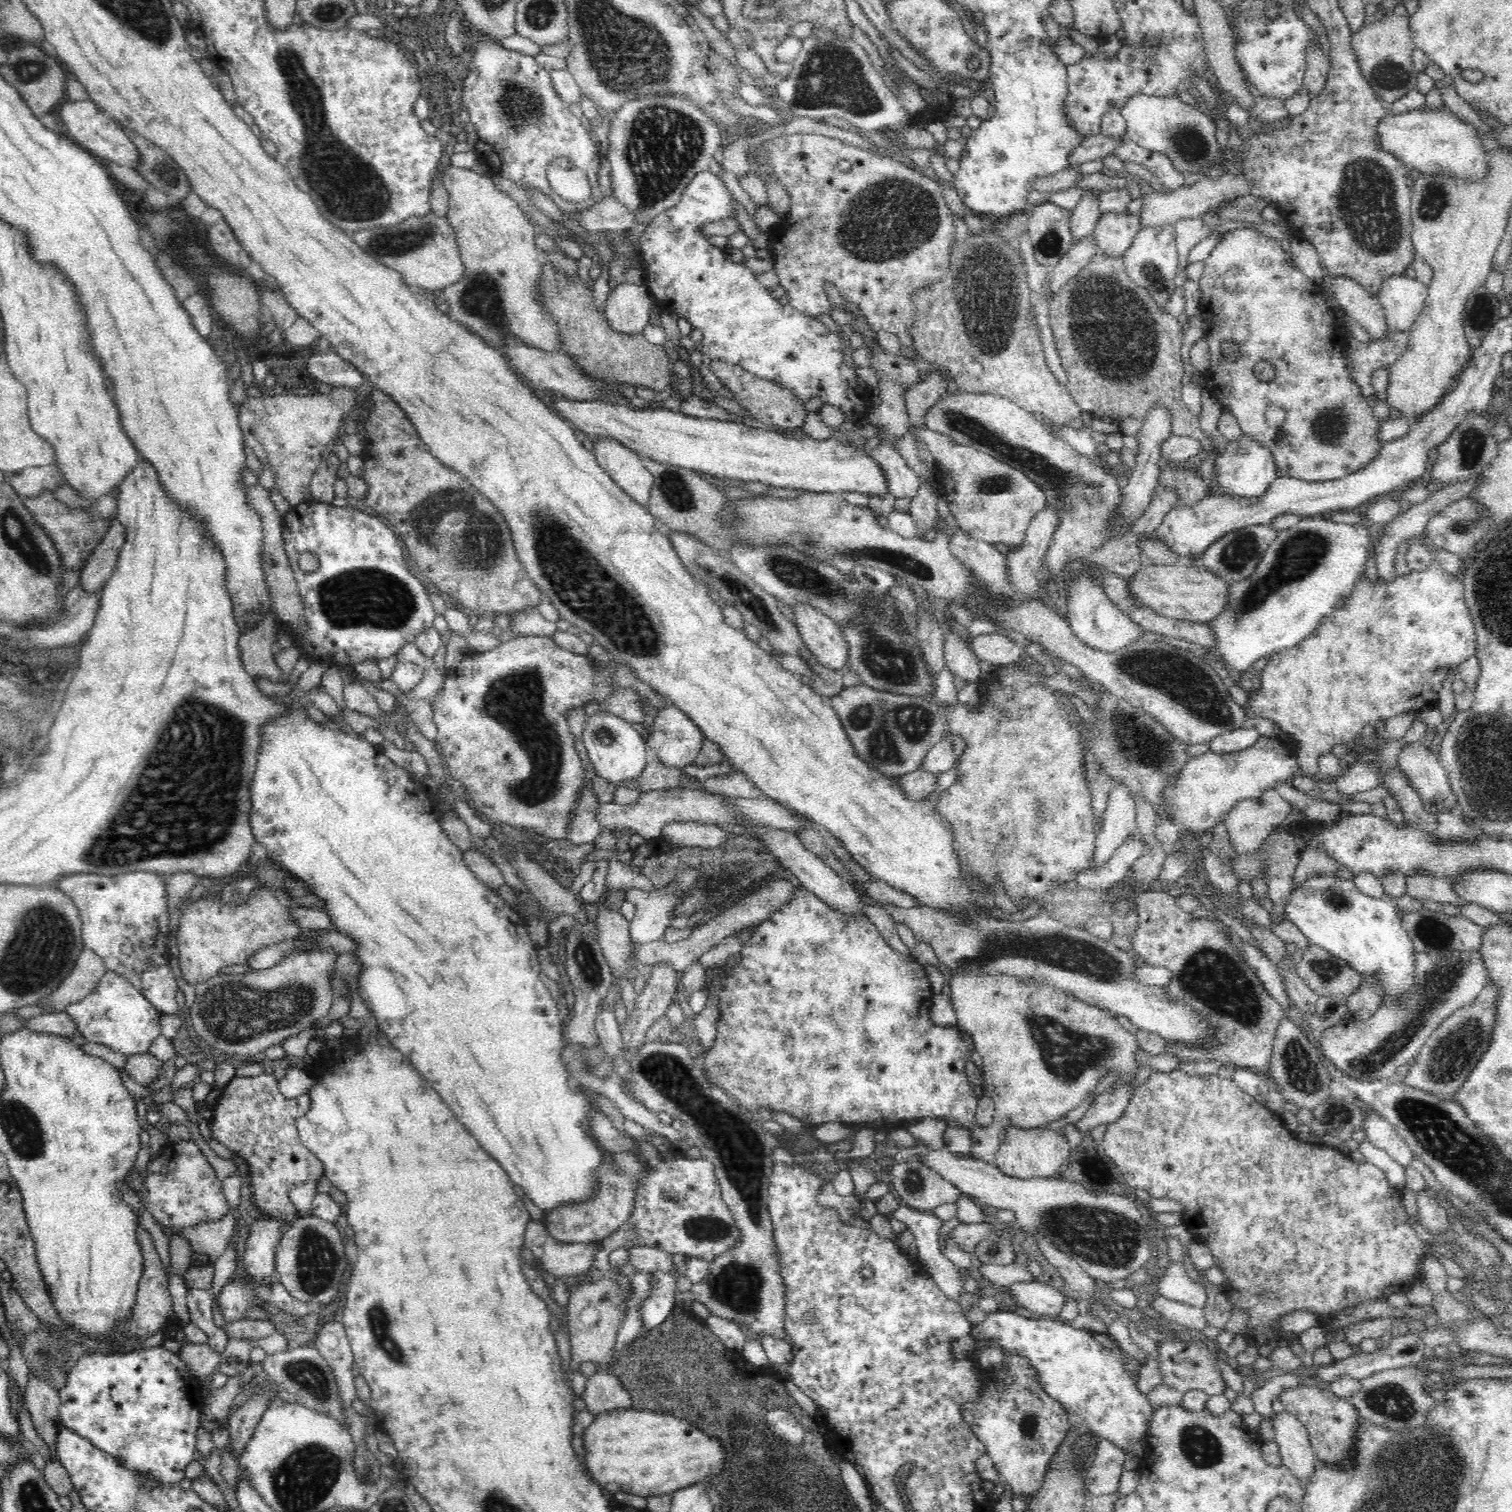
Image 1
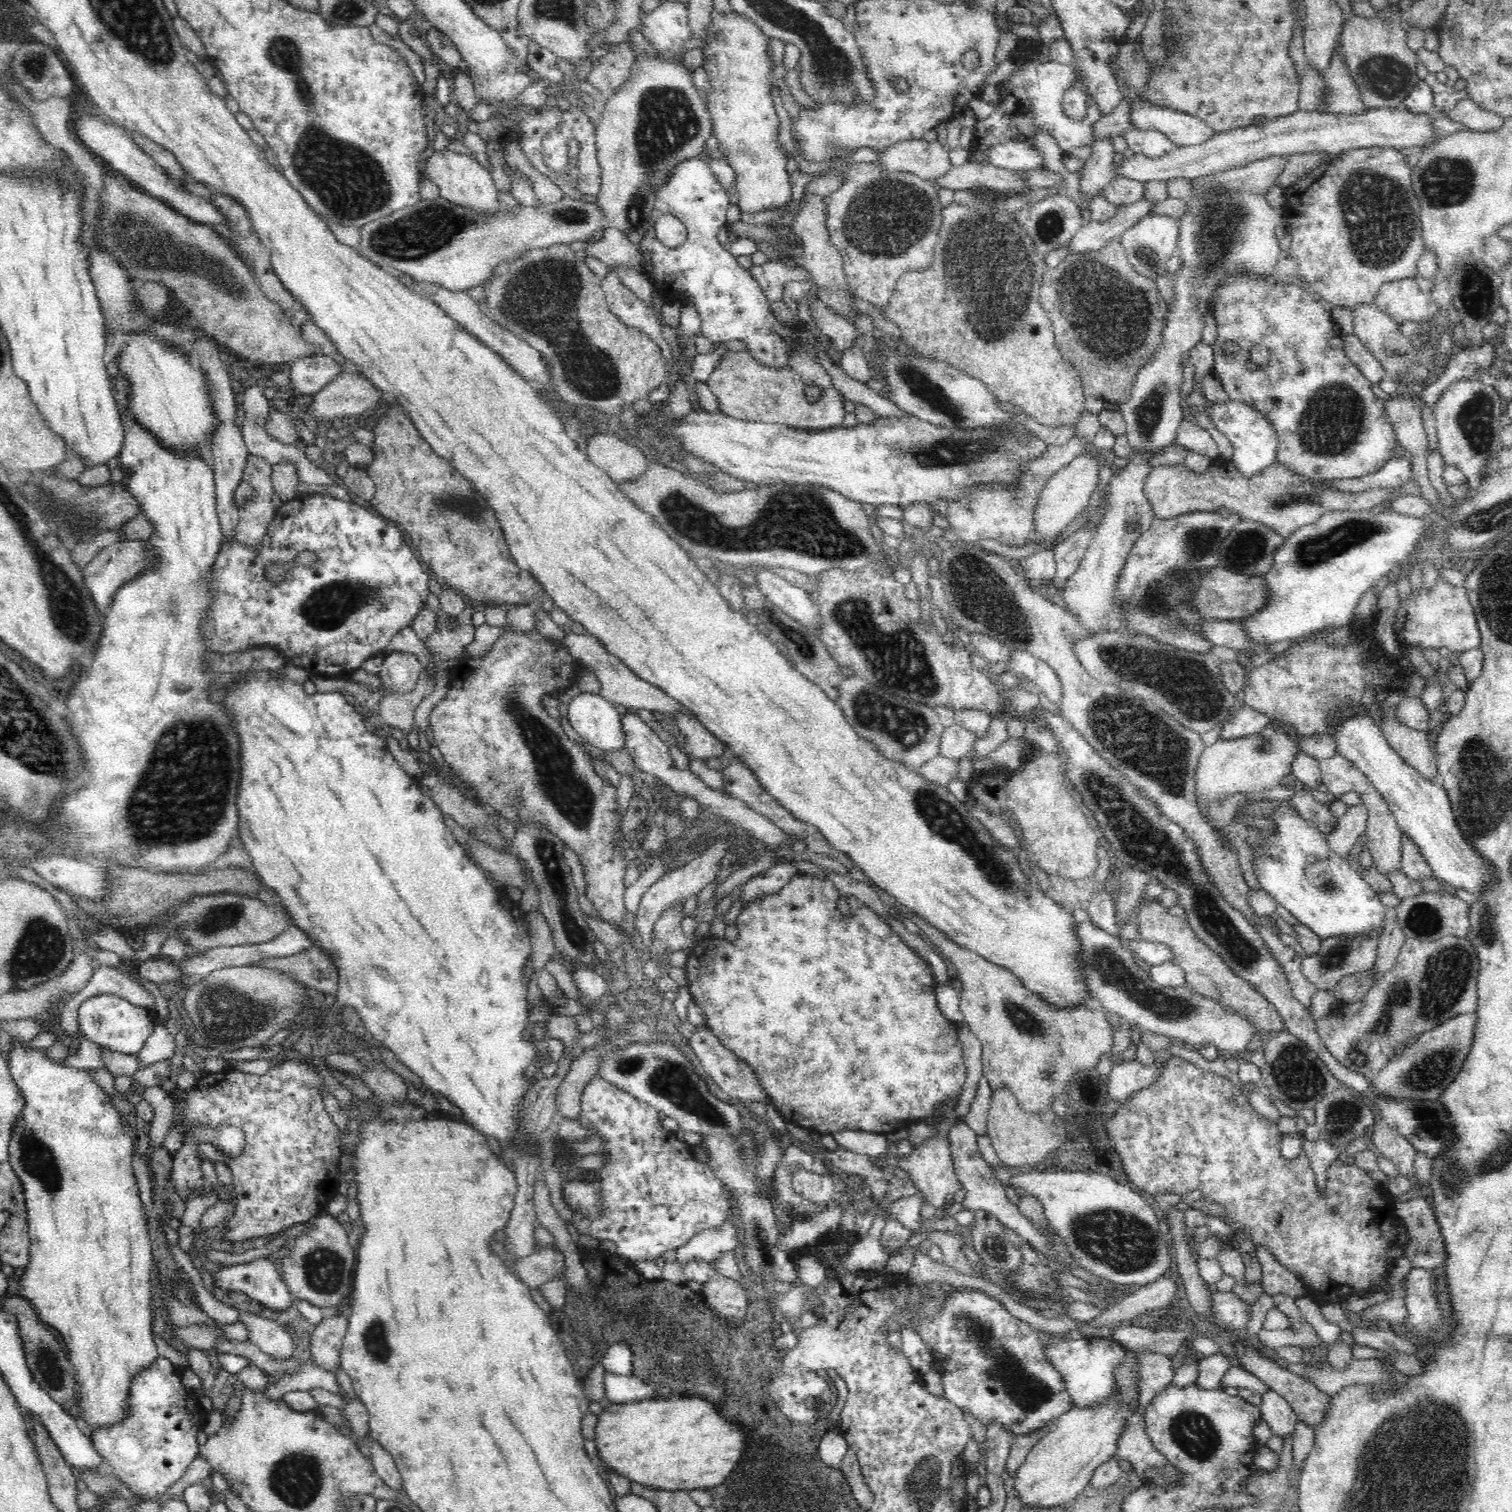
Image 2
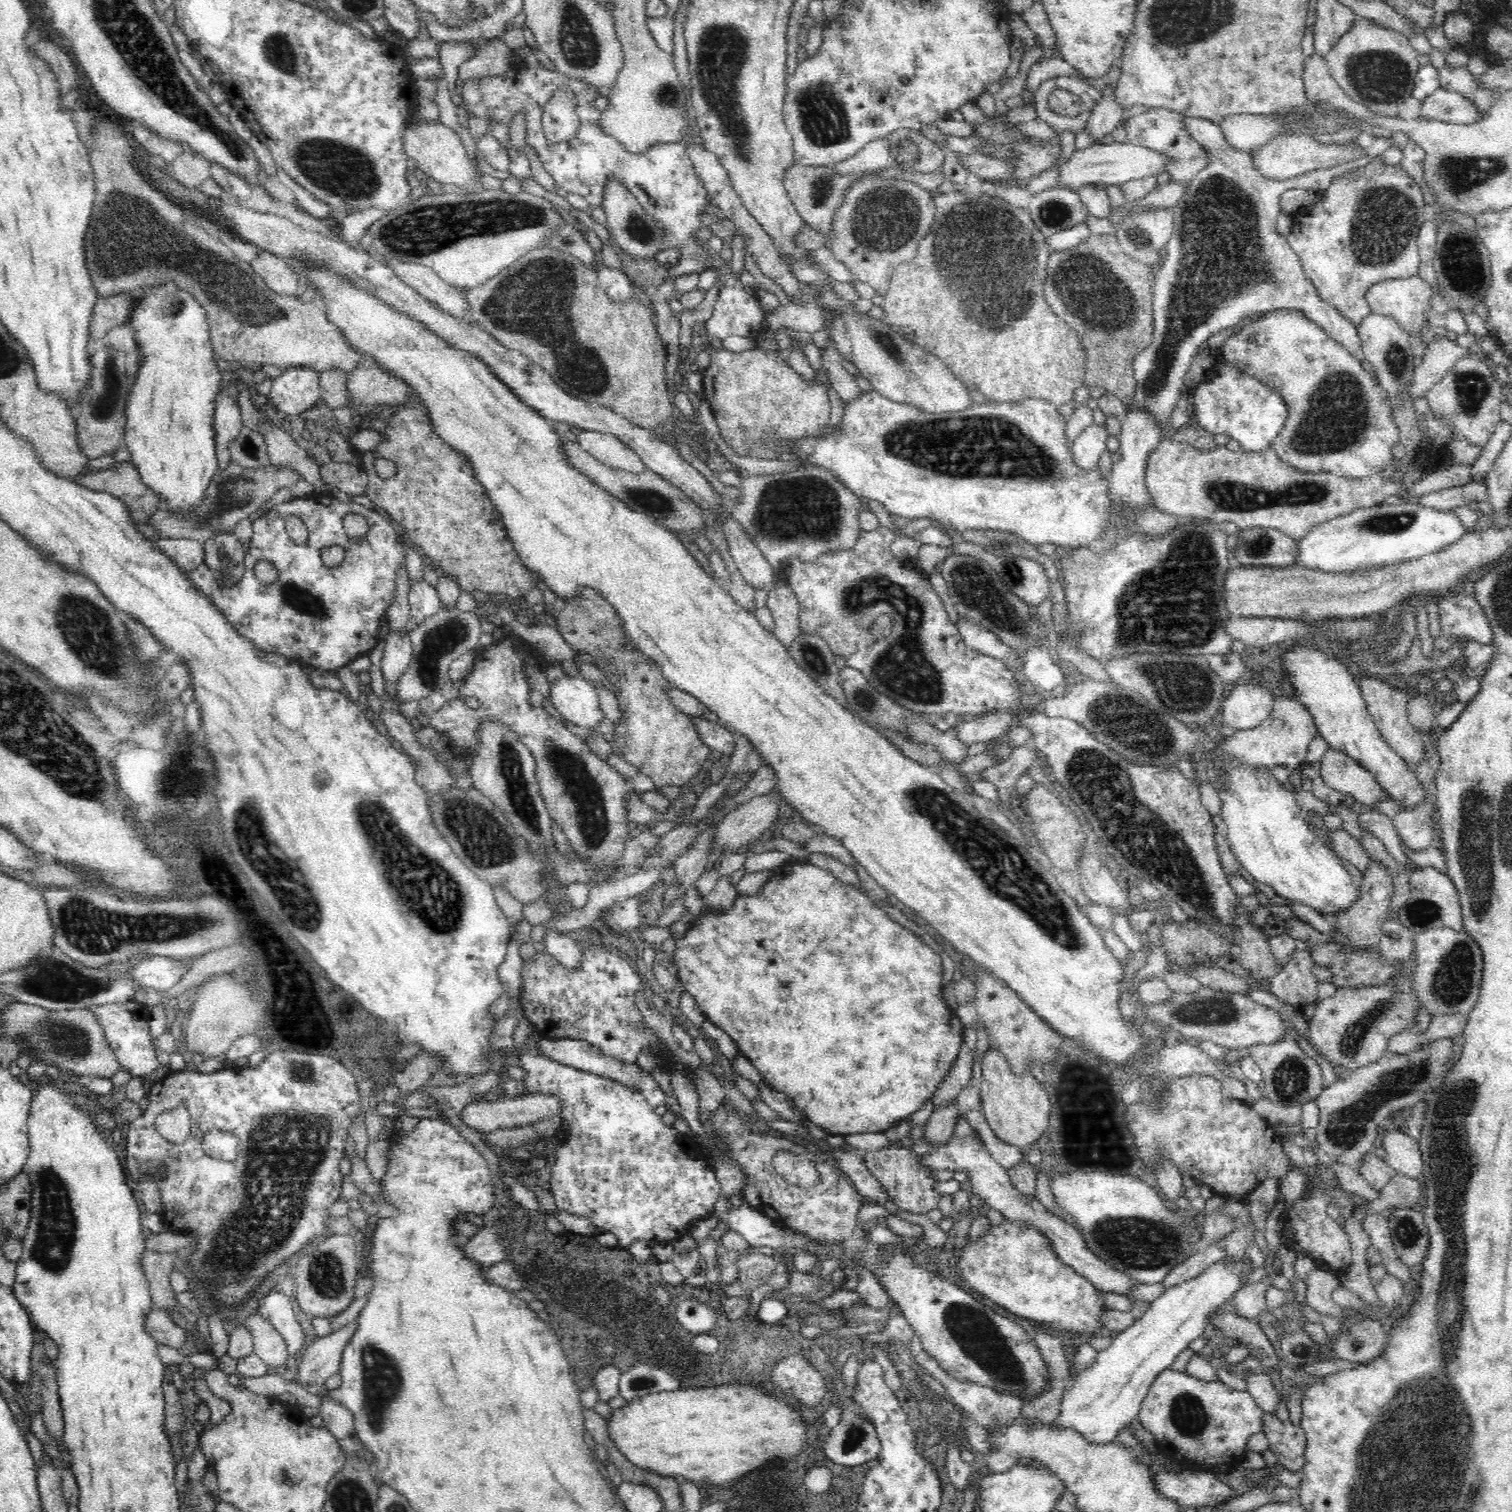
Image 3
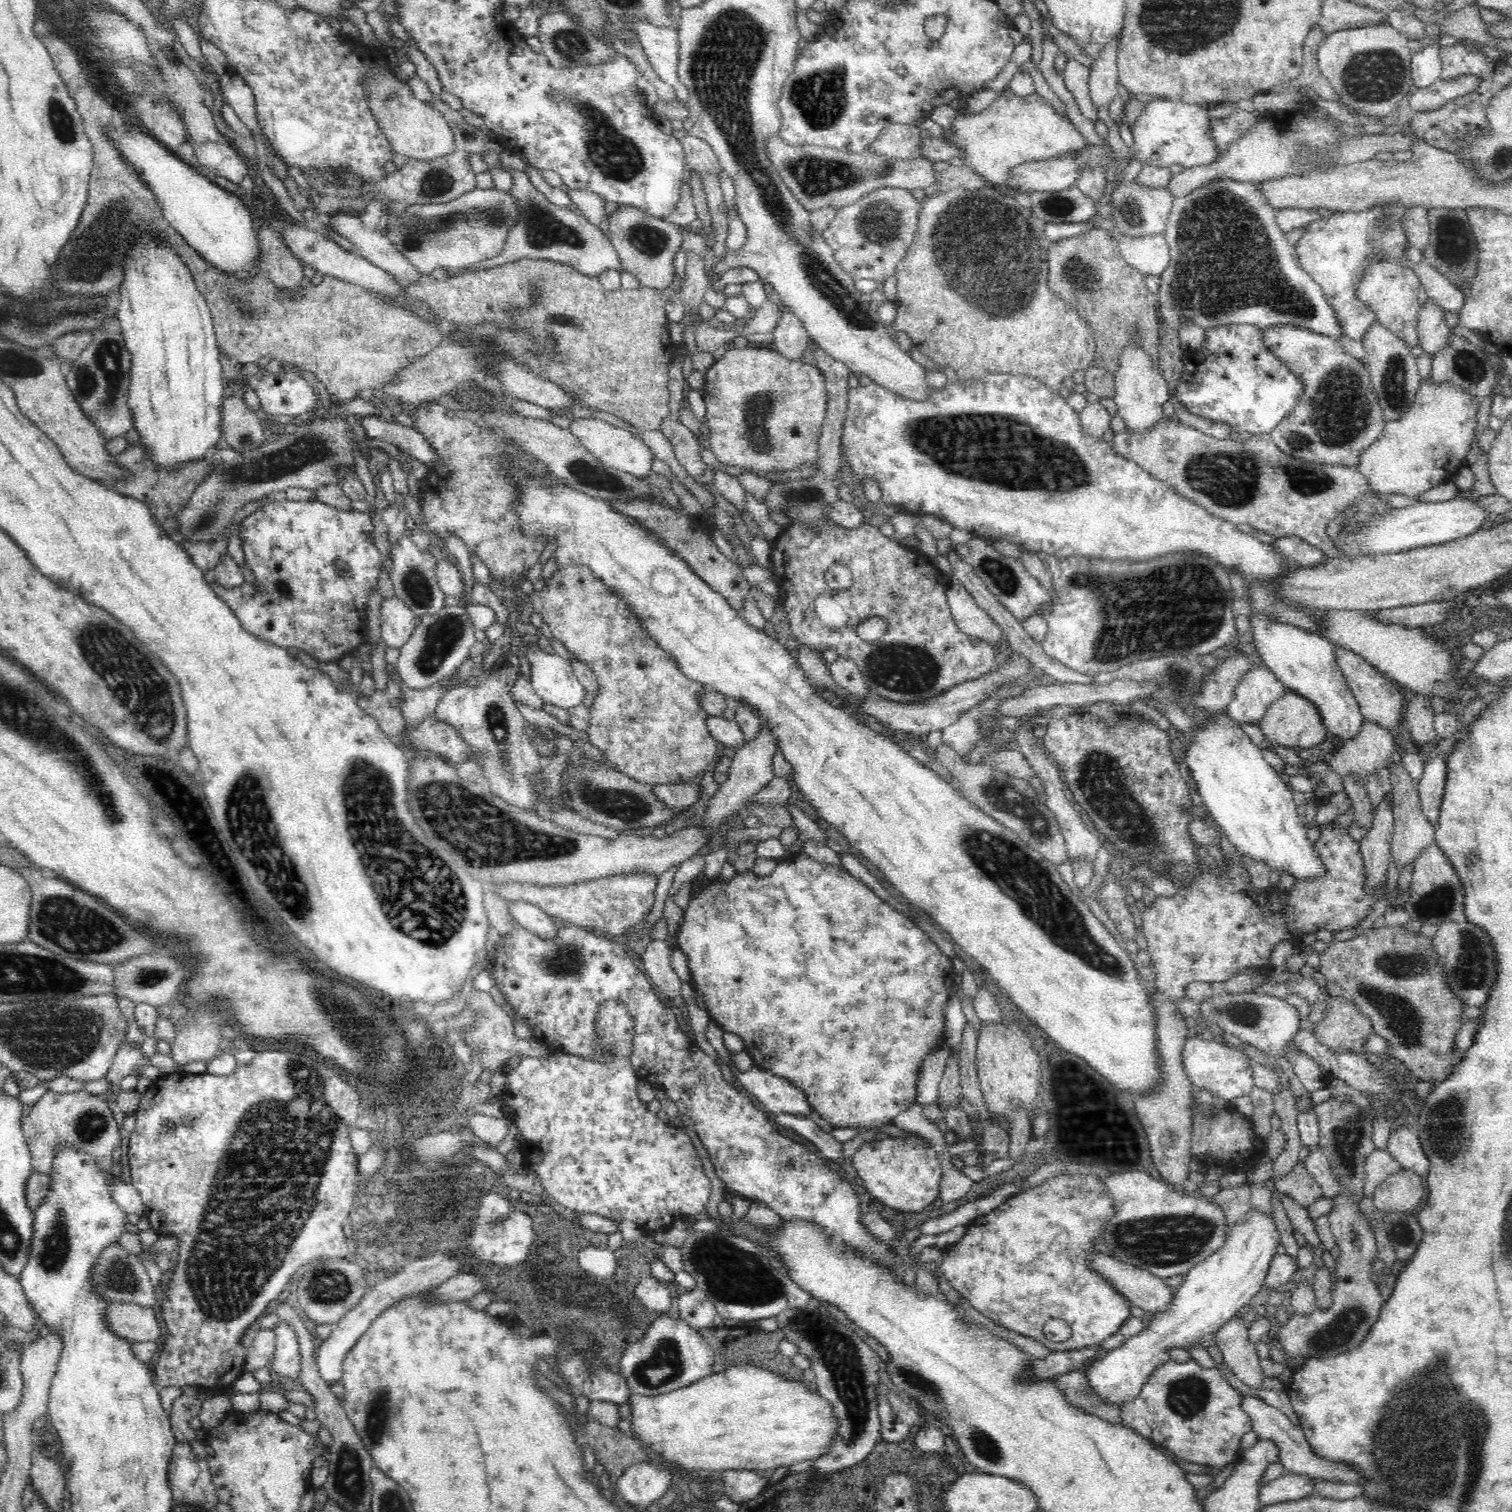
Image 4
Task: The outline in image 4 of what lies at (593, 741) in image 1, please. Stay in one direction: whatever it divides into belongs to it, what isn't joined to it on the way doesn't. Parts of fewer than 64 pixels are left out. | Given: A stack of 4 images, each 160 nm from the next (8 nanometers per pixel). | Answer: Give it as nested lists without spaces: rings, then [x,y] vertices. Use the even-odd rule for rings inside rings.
[[[528,645],[528,661],[532,675],[530,683],[544,703],[573,709],[584,700],[584,685],[576,677],[571,662],[554,653],[546,653],[538,646]]]

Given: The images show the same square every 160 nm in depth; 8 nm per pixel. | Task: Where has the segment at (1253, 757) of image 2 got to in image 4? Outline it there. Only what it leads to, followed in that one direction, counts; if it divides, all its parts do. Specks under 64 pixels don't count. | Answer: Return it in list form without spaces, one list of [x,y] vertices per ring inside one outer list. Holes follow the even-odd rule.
[[[1289,689],[1285,691],[1282,698],[1268,707],[1266,714],[1257,725],[1268,740],[1269,746],[1272,746],[1272,744],[1274,746],[1286,746],[1286,748],[1293,748],[1297,752],[1316,746],[1316,744],[1320,744],[1329,738],[1315,704],[1299,694],[1294,694]]]

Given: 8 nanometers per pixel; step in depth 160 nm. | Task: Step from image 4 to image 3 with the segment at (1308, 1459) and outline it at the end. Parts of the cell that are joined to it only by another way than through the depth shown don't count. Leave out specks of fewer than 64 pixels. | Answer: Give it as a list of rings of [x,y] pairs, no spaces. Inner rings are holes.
[[[1264,1414],[1265,1433],[1269,1448],[1279,1456],[1279,1462],[1288,1470],[1300,1473],[1305,1461],[1307,1438],[1301,1425],[1293,1425],[1290,1420],[1284,1422],[1276,1414]]]

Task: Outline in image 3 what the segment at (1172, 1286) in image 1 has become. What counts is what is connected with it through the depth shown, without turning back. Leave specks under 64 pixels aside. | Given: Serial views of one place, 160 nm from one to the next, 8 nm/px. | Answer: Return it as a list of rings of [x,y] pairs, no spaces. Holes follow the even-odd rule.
[[[1266,1280],[1246,1283],[1231,1302],[1236,1309],[1236,1314],[1254,1320],[1267,1308],[1265,1296],[1269,1286],[1271,1285]]]

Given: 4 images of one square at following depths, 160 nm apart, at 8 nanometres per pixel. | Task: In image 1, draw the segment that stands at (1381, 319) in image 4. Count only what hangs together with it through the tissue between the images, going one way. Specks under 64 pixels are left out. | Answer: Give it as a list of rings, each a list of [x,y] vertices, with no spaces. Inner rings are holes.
[[[1404,275],[1388,277],[1377,292],[1376,297],[1383,306],[1388,328],[1391,331],[1409,332],[1420,313],[1423,311],[1426,297],[1428,296],[1428,285],[1418,279]]]

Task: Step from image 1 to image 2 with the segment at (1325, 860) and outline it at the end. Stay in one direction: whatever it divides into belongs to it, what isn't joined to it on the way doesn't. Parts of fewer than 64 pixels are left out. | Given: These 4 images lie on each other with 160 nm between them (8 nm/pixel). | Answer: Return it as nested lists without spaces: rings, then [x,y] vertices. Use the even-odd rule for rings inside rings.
[[[1364,803],[1348,807],[1346,815],[1339,820],[1335,829],[1325,835],[1330,850],[1345,858],[1362,832],[1366,832],[1368,820],[1369,811]]]

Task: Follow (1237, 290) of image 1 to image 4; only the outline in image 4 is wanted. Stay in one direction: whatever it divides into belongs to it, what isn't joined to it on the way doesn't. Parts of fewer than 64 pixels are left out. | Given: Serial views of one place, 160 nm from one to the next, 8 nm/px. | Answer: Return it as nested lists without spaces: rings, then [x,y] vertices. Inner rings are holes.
[[[1296,325],[1265,328],[1264,346],[1306,380],[1306,395],[1269,433],[1274,444],[1282,452],[1306,462],[1358,467],[1362,452],[1382,436],[1387,422],[1364,361],[1346,353],[1333,337]]]

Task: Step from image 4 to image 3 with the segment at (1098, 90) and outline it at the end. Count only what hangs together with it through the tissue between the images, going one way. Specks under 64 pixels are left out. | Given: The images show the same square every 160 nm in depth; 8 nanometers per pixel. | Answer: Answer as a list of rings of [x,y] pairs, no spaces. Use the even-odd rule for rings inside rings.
[[[1111,86],[1104,88],[1101,102],[1093,110],[1090,116],[1088,126],[1088,135],[1093,144],[1104,144],[1102,139],[1116,130],[1121,124],[1121,118],[1124,110],[1120,103],[1116,101],[1116,92]]]

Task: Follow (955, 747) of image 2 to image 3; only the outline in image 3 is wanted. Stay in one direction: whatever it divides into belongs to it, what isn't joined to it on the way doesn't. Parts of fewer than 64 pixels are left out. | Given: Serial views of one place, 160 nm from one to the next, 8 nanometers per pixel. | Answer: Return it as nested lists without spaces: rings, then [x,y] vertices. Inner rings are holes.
[[[990,712],[972,717],[961,722],[957,727],[952,726],[956,736],[965,744],[978,744],[978,742],[990,742],[1000,738],[1004,732],[1008,731],[1013,720],[1013,714],[1006,712]]]

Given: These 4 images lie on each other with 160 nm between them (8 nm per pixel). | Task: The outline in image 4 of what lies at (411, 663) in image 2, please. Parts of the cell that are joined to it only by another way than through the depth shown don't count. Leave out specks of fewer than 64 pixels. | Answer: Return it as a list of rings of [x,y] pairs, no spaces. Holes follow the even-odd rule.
[[[396,596],[384,599],[381,617],[381,639],[388,648],[402,648],[415,631],[414,613]]]

